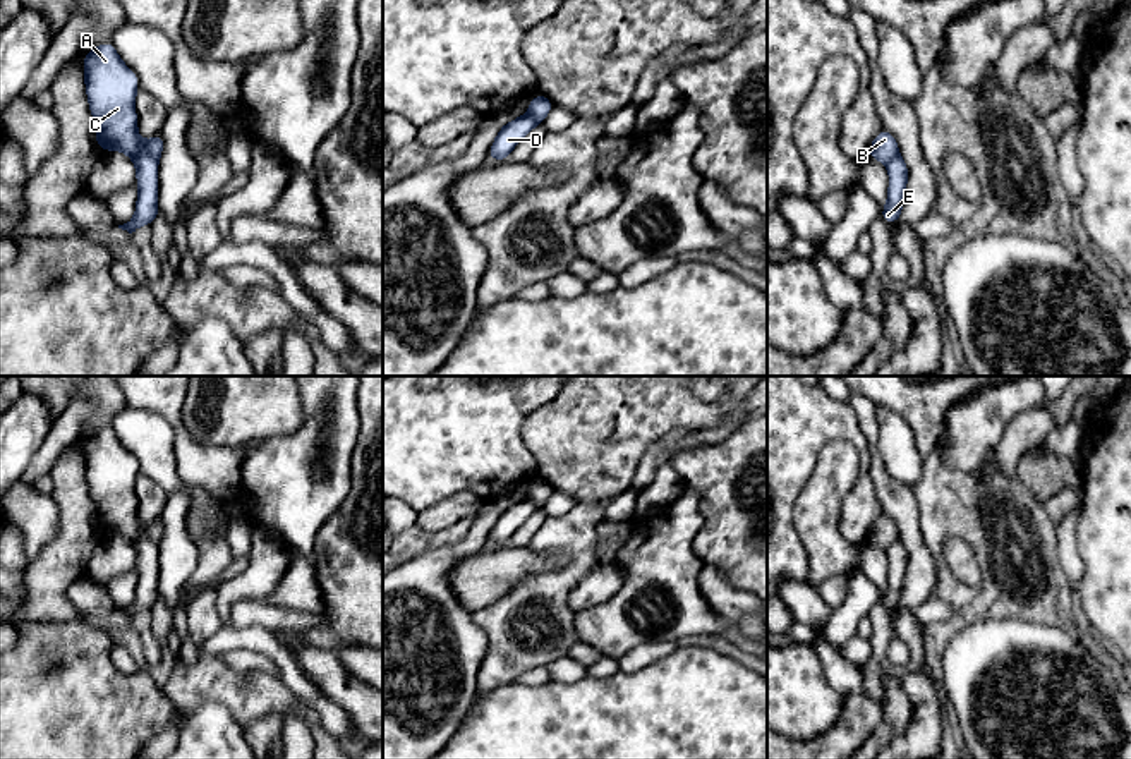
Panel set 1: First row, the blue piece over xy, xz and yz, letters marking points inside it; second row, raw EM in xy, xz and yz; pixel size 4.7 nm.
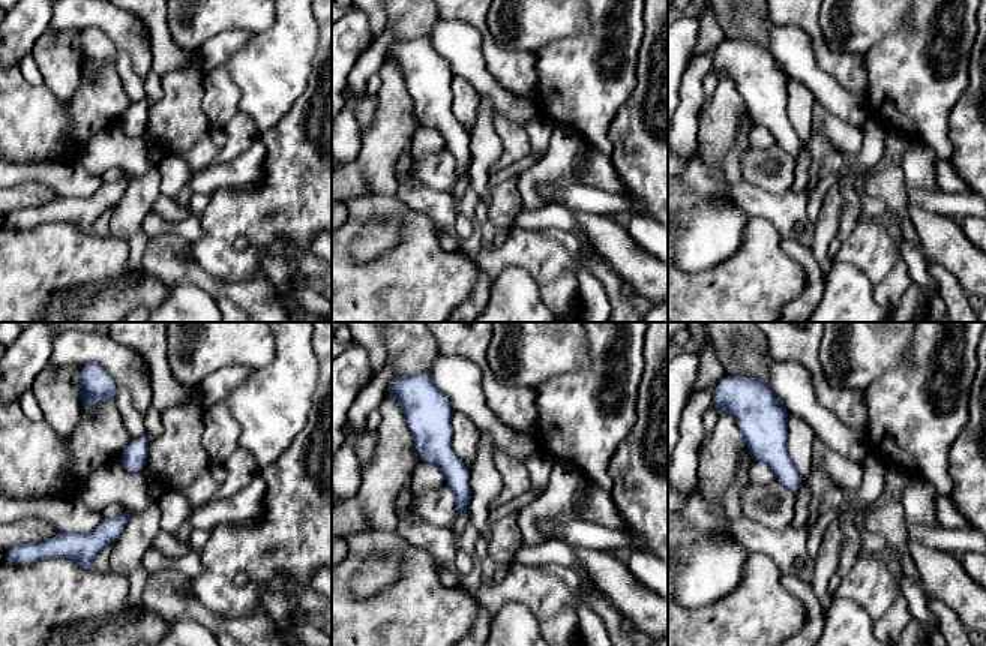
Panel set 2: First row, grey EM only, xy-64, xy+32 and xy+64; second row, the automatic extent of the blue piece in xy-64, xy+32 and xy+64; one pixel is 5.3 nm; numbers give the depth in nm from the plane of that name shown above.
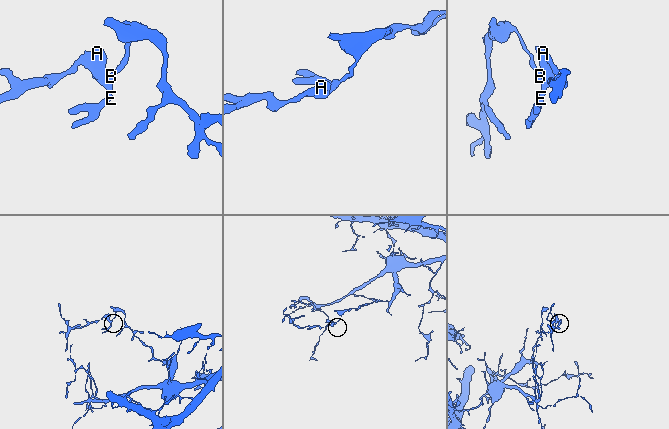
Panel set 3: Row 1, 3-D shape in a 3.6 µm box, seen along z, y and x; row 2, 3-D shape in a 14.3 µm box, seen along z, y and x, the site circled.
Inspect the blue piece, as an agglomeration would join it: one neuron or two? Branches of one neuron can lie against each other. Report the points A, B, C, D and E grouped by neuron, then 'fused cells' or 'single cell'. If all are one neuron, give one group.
A C D E / B; fused cells

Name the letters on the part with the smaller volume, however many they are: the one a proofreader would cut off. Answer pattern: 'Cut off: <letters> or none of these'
Cut off: A, C, D, E

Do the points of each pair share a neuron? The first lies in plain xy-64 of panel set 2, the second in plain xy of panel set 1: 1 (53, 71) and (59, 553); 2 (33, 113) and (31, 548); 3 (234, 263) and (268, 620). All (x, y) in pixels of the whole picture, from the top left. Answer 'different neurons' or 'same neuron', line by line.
1: same neuron
2: same neuron
3: different neurons

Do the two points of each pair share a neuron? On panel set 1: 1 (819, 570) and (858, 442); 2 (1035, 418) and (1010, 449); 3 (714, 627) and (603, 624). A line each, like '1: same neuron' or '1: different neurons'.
1: different neurons
2: same neuron
3: same neuron

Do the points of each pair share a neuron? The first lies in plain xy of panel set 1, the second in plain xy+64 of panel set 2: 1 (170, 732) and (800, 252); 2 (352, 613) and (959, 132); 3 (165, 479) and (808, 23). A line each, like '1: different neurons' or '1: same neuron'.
1: same neuron
2: same neuron
3: different neurons

